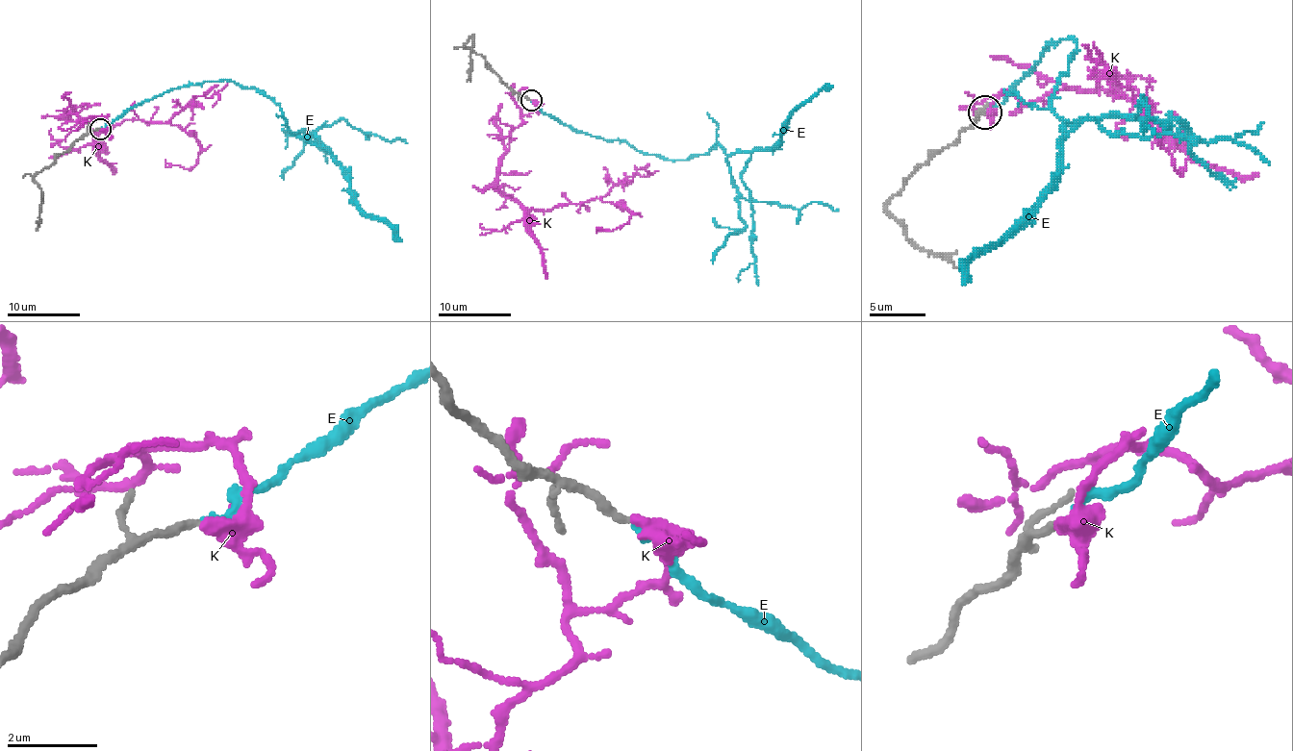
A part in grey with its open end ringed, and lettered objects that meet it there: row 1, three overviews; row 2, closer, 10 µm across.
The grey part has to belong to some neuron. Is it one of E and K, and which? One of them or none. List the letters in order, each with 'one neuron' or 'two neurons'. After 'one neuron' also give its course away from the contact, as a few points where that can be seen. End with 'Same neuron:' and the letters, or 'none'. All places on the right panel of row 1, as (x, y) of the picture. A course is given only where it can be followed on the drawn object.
E: one neuron | via (987, 112), (1071, 37), (1052, 109), (1065, 137), (1093, 119), (1112, 134), (1207, 142), (1263, 122)
K: two neurons
Same neuron: E

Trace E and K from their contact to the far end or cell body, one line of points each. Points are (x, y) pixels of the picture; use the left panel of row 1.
E: (99, 128), (174, 88), (225, 79), (262, 90), (296, 137), (317, 144), (315, 134), (323, 146), (307, 136)
K: (99, 128), (103, 117), (66, 115), (96, 132), (125, 119), (180, 125), (198, 161), (164, 160)

